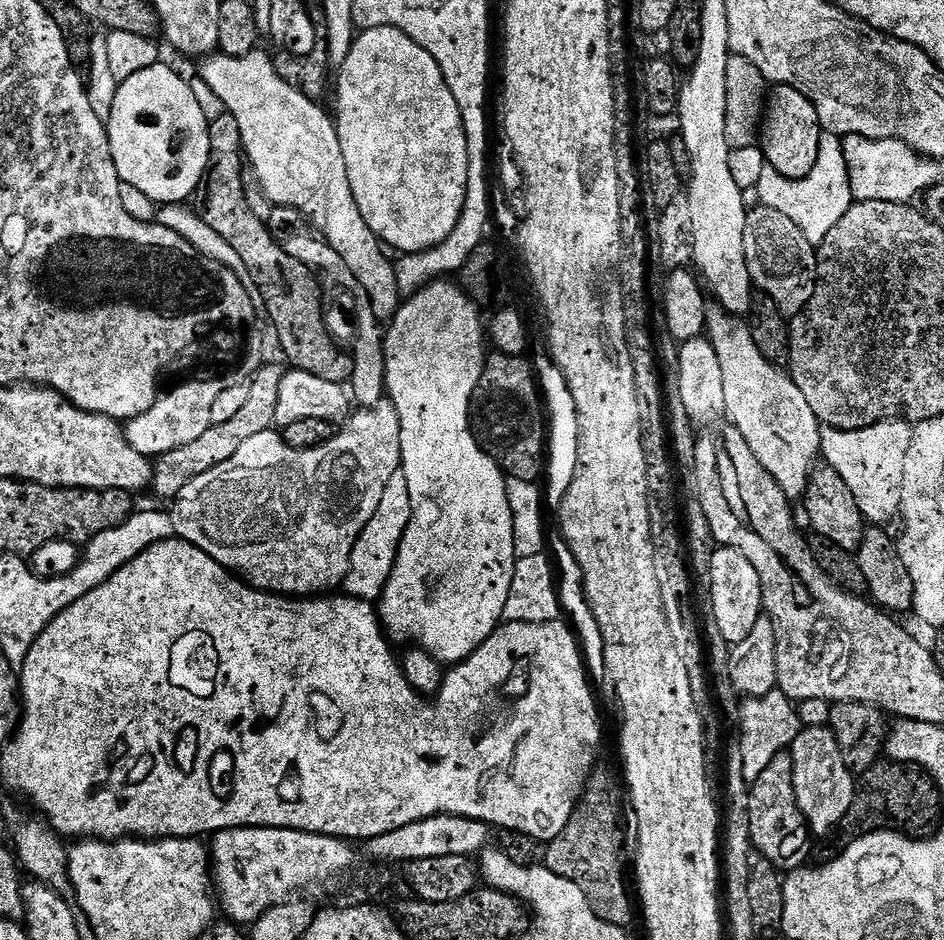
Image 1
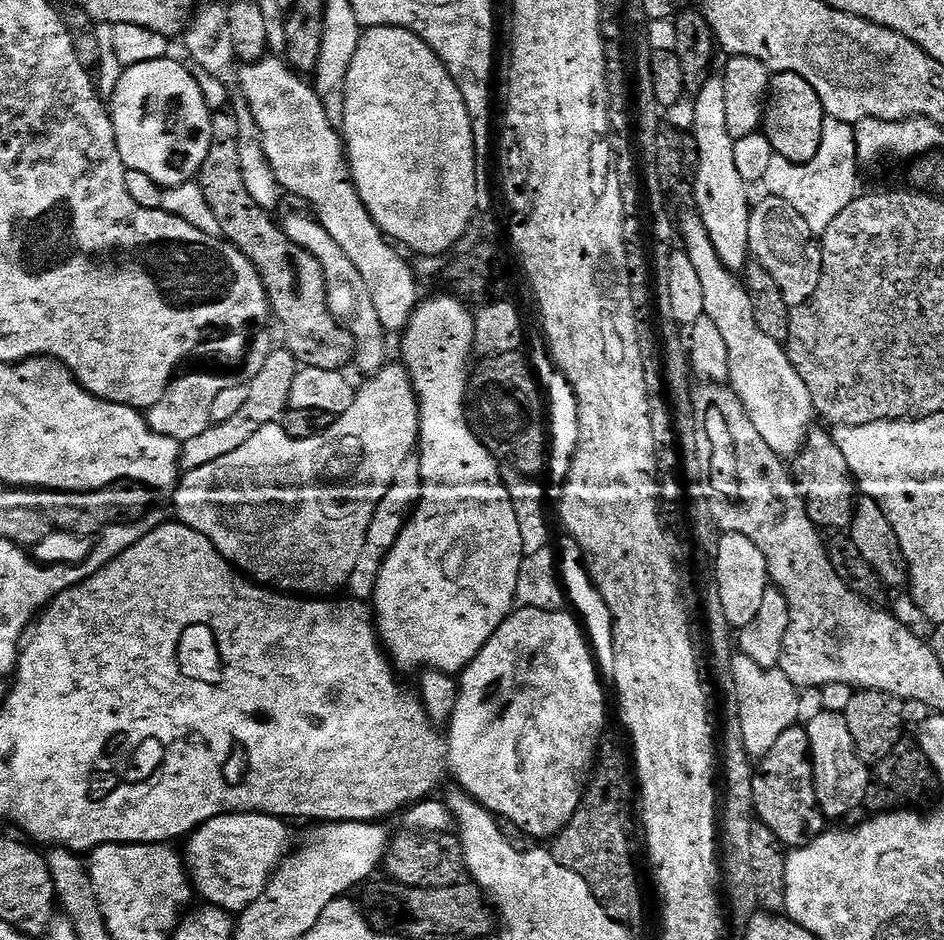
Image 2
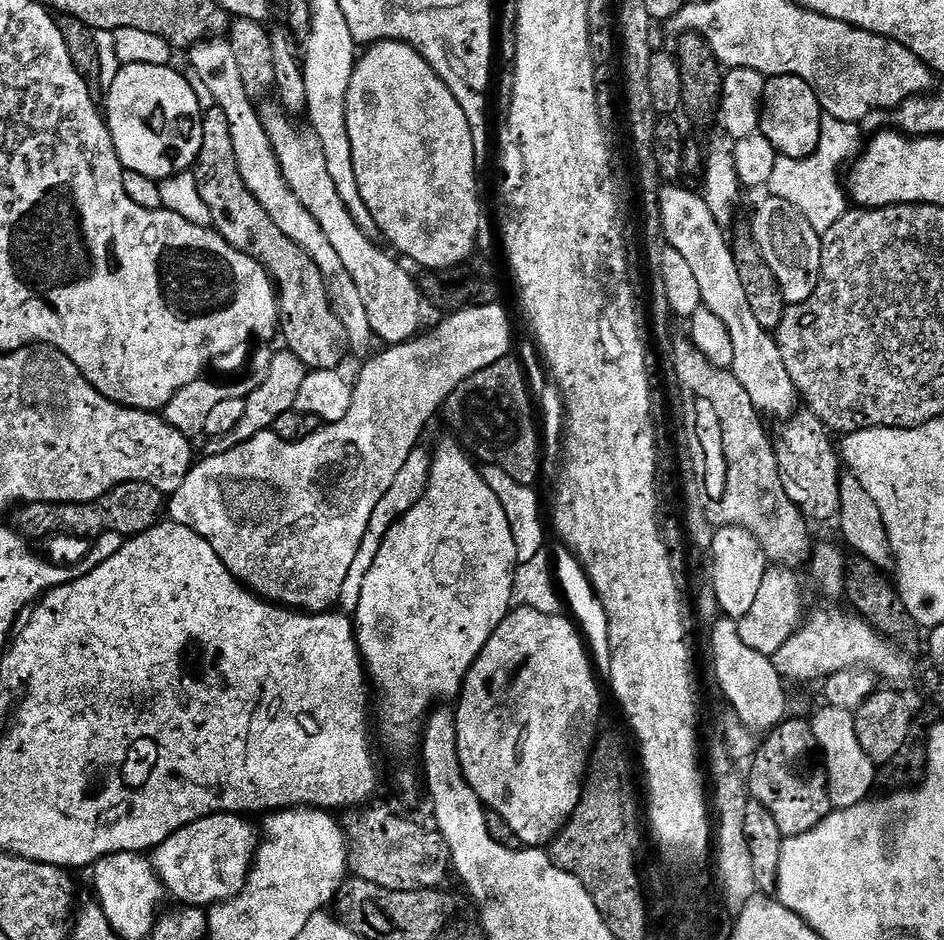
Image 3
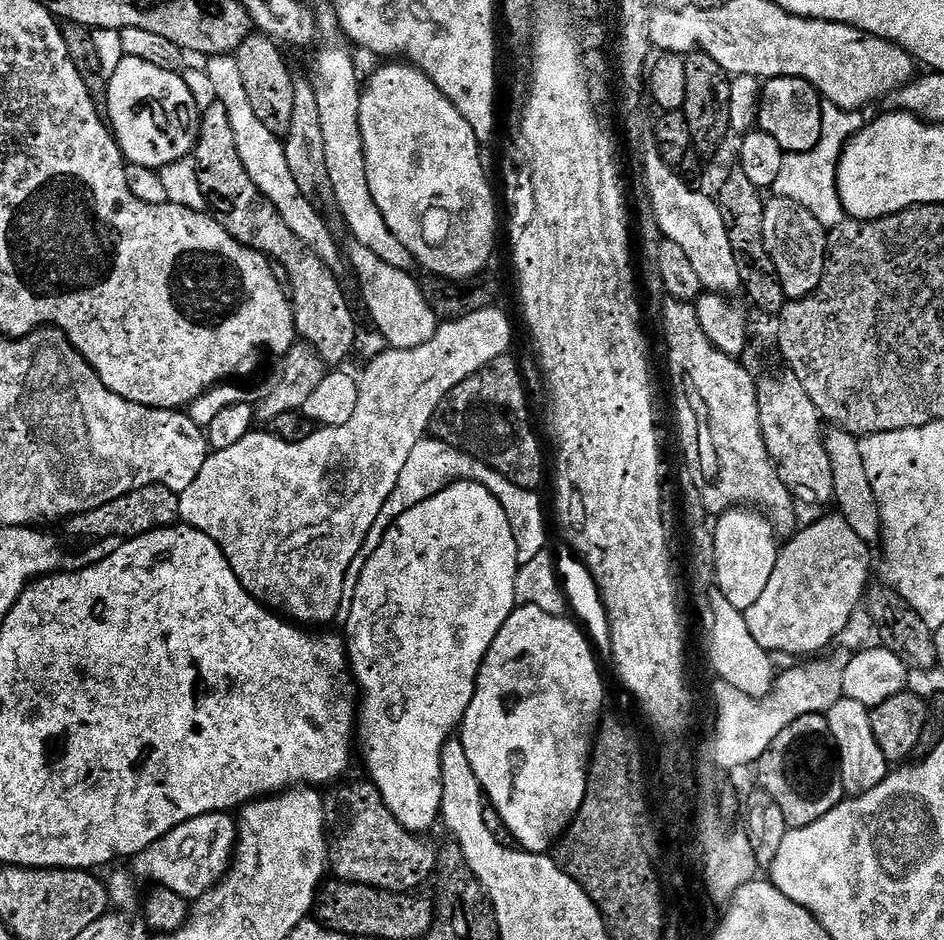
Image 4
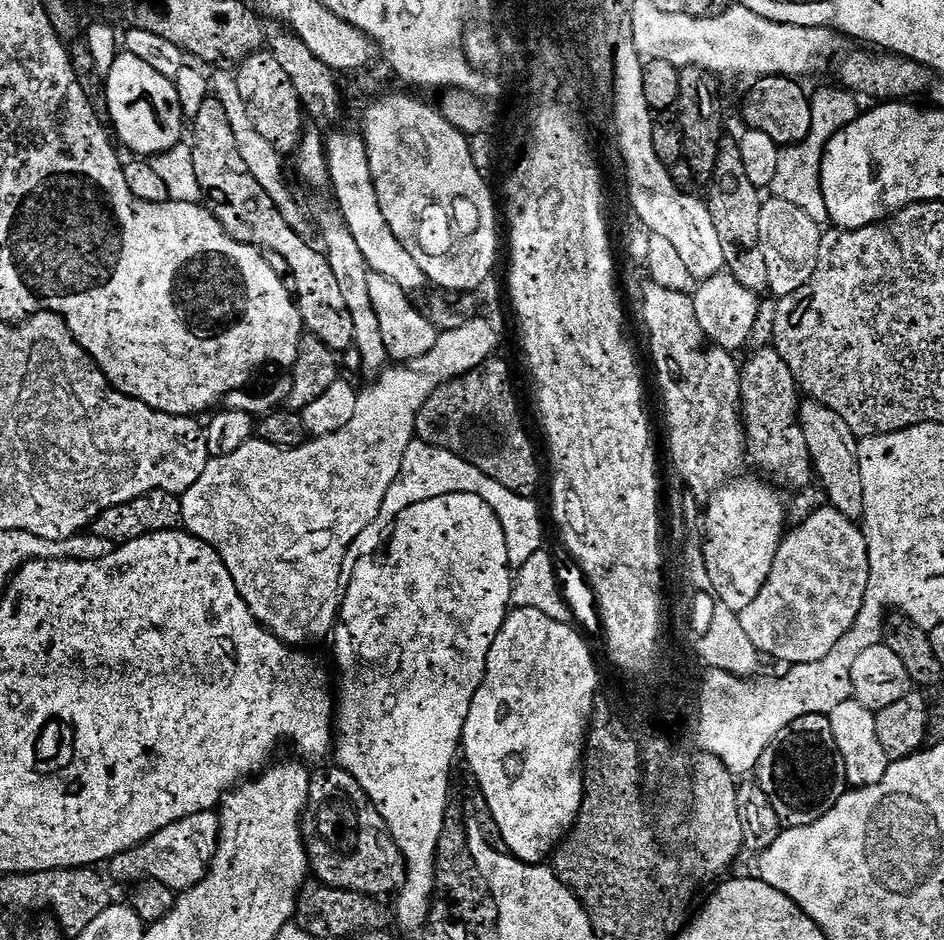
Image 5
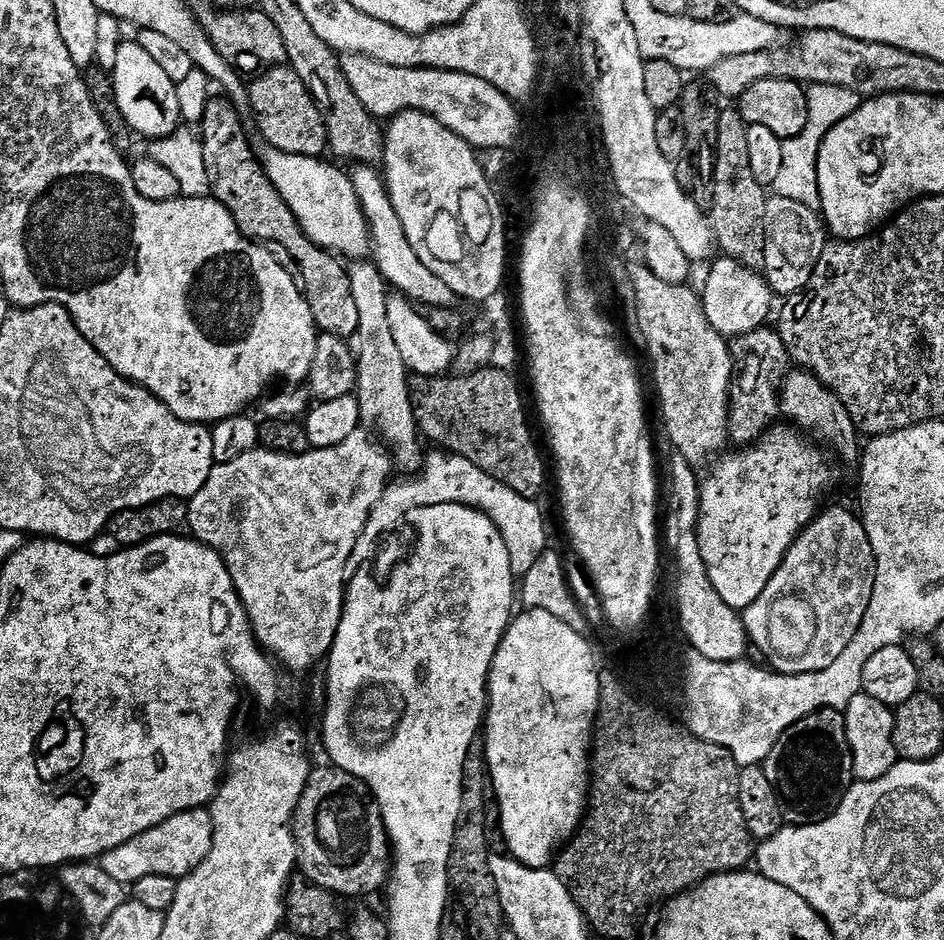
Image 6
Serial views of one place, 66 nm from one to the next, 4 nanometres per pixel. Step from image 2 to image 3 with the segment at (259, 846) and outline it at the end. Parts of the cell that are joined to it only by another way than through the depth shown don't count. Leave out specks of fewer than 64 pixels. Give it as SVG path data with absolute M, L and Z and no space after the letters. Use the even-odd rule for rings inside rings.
M221 812L198 819L176 831L156 849L150 859L165 891L181 905L208 908L233 900L246 886L252 861L256 859L258 832L247 824L243 815Z

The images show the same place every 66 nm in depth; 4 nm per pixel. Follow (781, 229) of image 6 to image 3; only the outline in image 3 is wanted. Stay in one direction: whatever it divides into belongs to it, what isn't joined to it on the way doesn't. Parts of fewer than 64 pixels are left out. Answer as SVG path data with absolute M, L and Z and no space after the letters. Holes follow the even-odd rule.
M767 198L760 204L756 217L750 220L751 228L758 228L758 238L766 248L765 262L770 262L770 270L784 295L785 305L801 304L814 294L822 266L821 233L806 222L806 218L790 202Z

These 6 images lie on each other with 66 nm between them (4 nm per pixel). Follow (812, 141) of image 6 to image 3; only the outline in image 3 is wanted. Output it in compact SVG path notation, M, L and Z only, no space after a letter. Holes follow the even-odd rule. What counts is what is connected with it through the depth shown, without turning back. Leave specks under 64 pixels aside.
M825 119L820 145L815 154L805 160L791 160L780 156L774 166L774 174L766 186L775 199L790 202L790 206L799 210L806 222L810 222L810 226L814 226L814 230L821 234L830 230L830 226L834 226L834 222L838 222L838 218L849 211L850 200L842 183L840 167L844 163L847 165L861 151L860 128L859 123L848 124L844 120Z

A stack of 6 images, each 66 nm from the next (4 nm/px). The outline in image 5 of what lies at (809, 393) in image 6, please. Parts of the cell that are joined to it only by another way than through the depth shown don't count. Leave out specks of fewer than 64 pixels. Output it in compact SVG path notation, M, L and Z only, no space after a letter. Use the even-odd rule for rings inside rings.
M811 398L801 399L800 429L802 434L806 434L806 446L810 450L818 484L828 495L827 503L846 514L846 518L859 521L864 514L866 490L862 490L862 462L858 458L860 440L854 430L850 430L846 418L836 414L830 406Z

